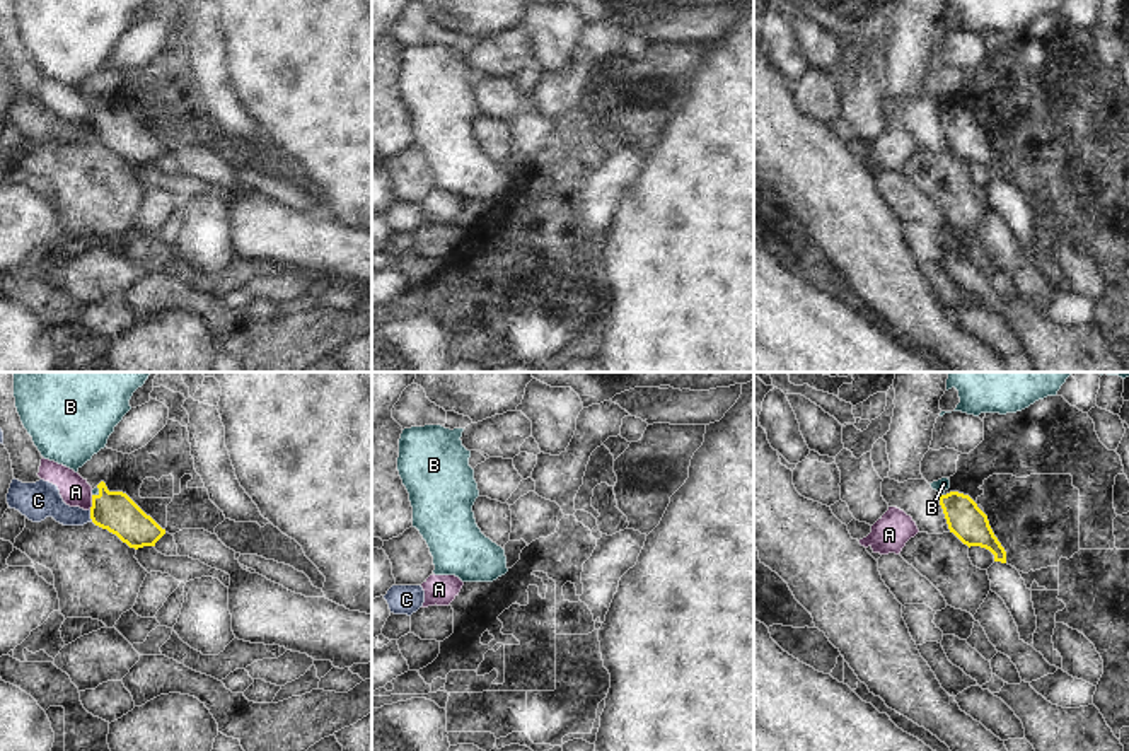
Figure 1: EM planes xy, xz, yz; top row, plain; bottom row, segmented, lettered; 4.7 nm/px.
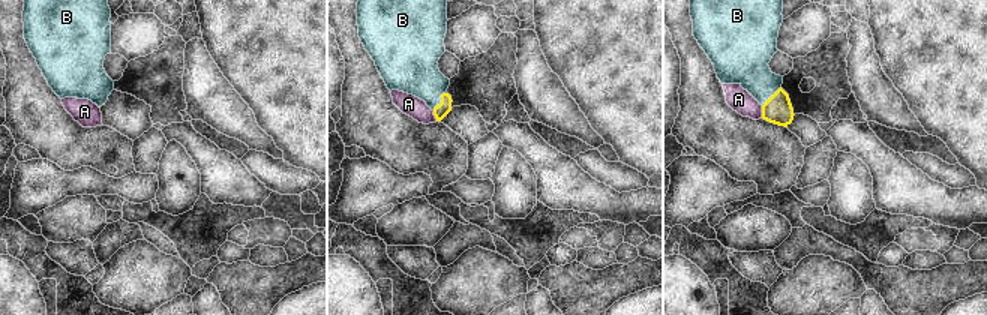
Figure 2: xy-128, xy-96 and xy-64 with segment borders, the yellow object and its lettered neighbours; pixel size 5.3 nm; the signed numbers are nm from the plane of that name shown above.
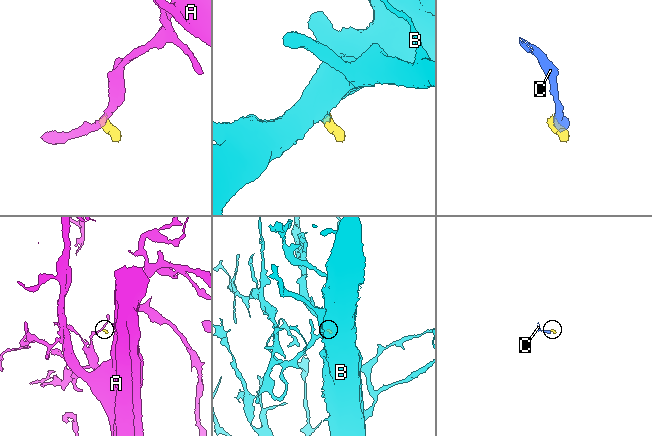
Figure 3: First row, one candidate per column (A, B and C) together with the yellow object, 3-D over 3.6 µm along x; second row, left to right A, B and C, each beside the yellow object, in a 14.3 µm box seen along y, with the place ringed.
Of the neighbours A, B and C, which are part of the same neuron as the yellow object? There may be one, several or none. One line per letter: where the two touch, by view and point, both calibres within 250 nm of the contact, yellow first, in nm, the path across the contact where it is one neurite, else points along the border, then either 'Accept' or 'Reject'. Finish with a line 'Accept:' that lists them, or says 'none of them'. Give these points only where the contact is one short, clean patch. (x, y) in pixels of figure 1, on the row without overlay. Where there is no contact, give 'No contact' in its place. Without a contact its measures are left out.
A: Touches yellow at xy (92, 120). Thickness 190 nm (yellow) against 140 nm. Boundary: xy (92, 113), (89, 127). Reject
B: Touches yellow at yz (942, 113). Thickness 170 nm (yellow) against 60 nm. Path across: yz (964, 135), (942, 113), (943, 101). Accept
C: Touches yellow at xy (91, 133). Thickness 190 nm (yellow) against 170 nm. Boundary: xy (89, 128), (92, 139). Reject
Accept: B

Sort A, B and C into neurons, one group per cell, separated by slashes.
A / B / C

